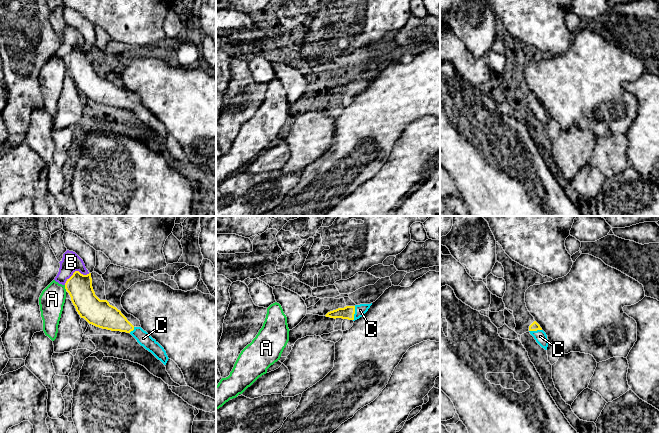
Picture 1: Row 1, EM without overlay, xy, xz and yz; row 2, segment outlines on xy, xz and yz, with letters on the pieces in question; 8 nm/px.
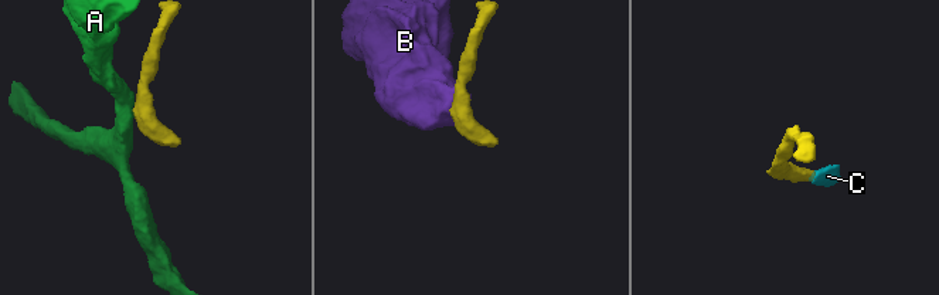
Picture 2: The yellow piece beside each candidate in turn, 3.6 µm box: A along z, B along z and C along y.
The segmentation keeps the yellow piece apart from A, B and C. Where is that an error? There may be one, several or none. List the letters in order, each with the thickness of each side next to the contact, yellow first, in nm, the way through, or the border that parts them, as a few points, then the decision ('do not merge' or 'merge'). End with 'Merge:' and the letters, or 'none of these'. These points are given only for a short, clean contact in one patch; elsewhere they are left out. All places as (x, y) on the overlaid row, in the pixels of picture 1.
A: 200/200 nm | along xy (64, 285), (66, 290) | do not merge
B: 200/160 nm | along xy (89, 273), (82, 274), (75, 271), (64, 284) | do not merge
C: 100/90 nm | across xz (347, 312), (354, 313), (360, 310) | merge
Merge: C

